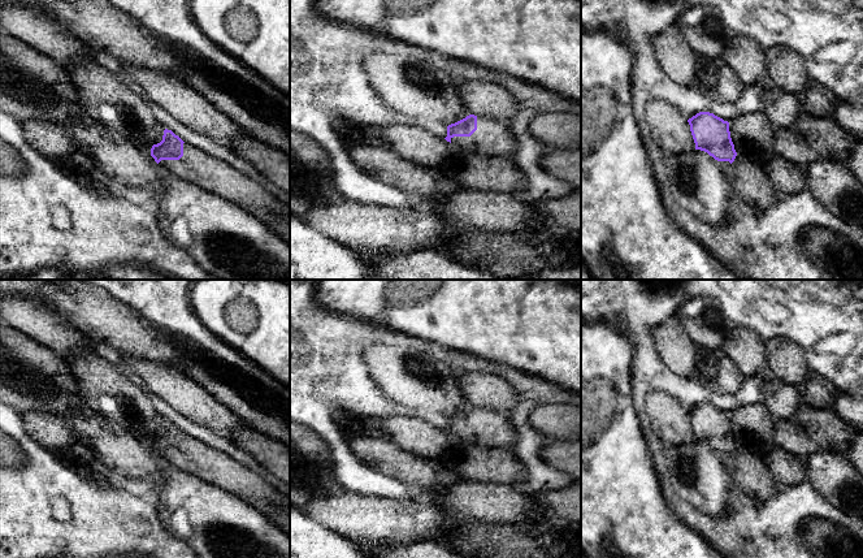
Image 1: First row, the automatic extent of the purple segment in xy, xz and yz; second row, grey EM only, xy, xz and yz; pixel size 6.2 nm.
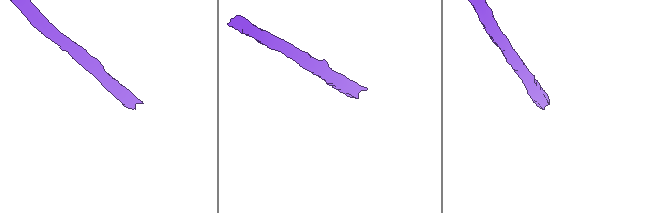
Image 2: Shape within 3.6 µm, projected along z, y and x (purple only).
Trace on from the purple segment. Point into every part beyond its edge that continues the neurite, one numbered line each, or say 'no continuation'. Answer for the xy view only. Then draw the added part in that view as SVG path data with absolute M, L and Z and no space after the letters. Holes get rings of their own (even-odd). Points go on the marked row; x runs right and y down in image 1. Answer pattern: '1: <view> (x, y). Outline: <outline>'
1: xy (211, 173). Outline: M183 143L183 156L179 160L161 160L159 166L260 219L264 215L290 215L290 206L277 199L259 182L191 144Z

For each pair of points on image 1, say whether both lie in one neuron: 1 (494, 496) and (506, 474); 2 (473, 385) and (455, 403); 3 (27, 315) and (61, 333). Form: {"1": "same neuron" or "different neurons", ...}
{"1": "different neurons", "2": "different neurons", "3": "same neuron"}

